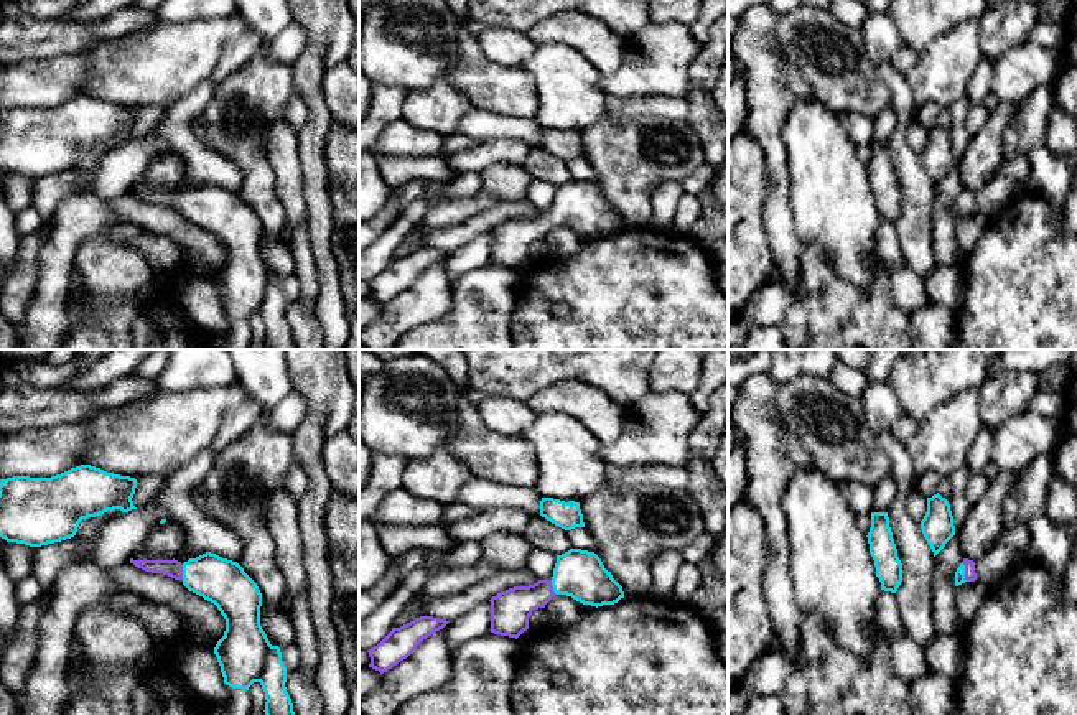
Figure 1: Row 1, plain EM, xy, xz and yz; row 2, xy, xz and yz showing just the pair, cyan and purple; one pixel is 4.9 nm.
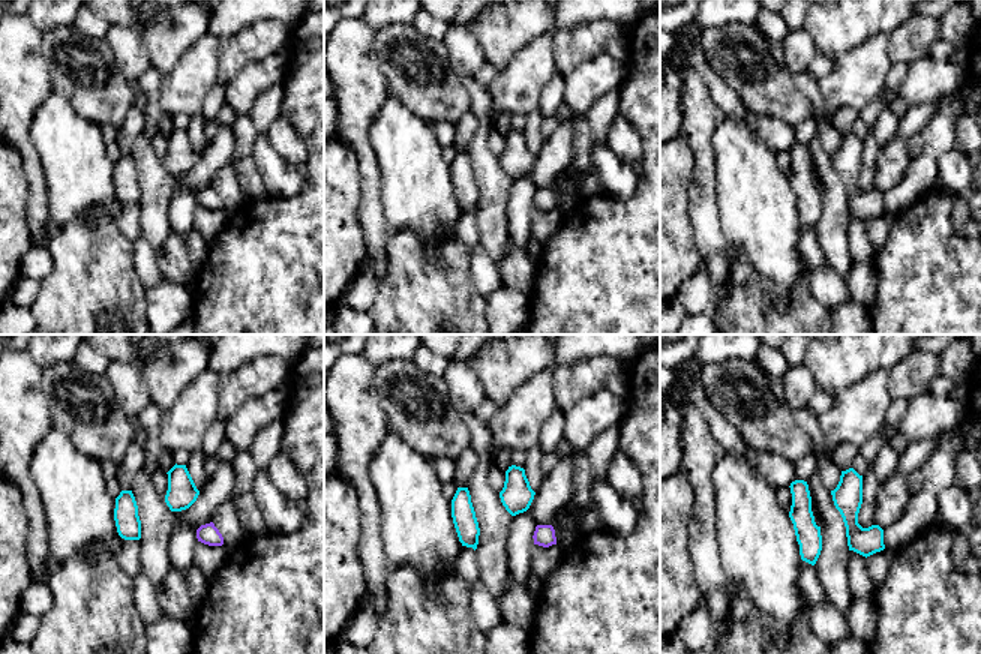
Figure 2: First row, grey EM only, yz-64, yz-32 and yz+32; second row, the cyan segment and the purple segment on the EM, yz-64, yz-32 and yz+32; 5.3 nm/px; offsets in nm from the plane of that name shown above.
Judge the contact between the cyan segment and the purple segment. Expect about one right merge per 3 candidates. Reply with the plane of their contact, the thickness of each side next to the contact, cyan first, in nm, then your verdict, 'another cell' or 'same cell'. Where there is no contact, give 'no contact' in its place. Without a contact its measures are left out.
contact in yz; calibres 50 and 60 nm; same cell

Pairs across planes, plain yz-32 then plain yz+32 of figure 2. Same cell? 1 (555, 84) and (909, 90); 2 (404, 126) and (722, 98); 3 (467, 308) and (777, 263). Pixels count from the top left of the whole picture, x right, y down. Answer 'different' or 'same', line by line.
1: different
2: different
3: different

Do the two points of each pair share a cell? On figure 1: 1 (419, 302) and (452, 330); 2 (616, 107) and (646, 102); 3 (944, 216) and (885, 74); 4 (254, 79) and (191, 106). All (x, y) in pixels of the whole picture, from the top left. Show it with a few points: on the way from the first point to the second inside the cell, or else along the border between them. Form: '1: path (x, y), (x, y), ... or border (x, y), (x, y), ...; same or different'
1: border (450, 282), (450, 310), (407, 331); different
2: path (623, 107), (639, 106); same
3: border (934, 188), (931, 229); different
4: border (216, 86), (209, 102), (200, 114); different

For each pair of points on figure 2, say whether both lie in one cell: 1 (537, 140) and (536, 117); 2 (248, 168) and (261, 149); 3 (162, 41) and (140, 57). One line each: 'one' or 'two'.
1: one
2: two
3: two

